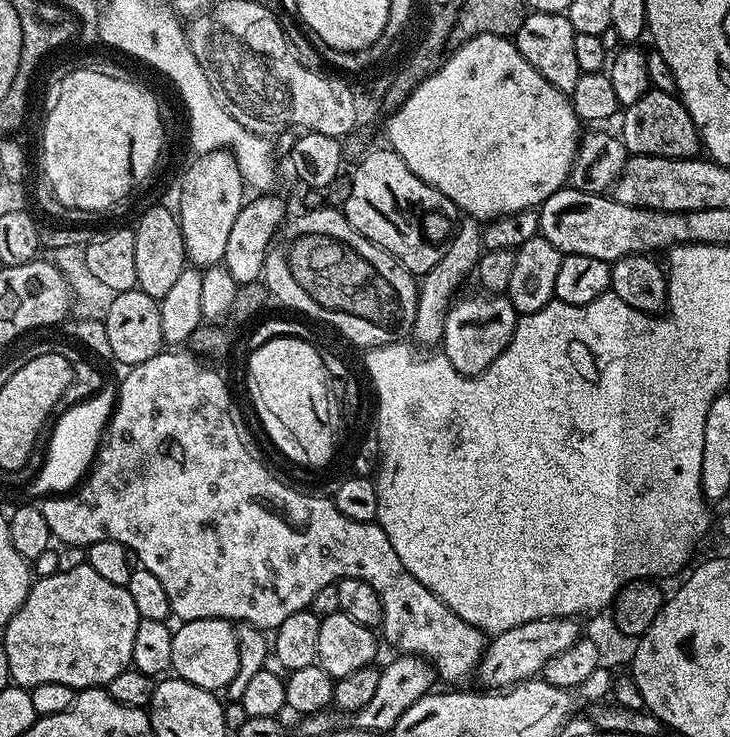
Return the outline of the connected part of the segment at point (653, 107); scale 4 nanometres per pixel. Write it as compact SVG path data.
M649 90L634 102L634 106L623 109L623 116L618 135L629 154L687 160L701 151L700 131L696 123L690 118L684 103L671 92Z

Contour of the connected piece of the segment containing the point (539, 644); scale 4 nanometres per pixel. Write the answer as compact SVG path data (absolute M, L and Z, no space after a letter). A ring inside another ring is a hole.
M551 616L538 618L534 622L522 622L522 626L514 626L514 630L495 633L487 641L484 656L480 659L478 677L484 683L481 685L488 690L503 690L539 677L550 658L570 650L570 646L581 639L580 622L570 616Z

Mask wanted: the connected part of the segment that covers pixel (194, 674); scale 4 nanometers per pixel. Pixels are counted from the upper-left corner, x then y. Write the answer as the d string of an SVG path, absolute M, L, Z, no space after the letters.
M185 620L172 634L171 671L177 677L213 694L223 693L238 674L238 638L231 620Z

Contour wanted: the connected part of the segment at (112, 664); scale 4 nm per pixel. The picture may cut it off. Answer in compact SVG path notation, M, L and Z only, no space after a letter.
M88 563L65 573L41 576L33 583L26 602L22 602L14 618L10 618L10 622L2 628L2 646L10 666L11 683L29 690L42 682L62 682L62 686L77 690L106 686L118 678L122 670L130 667L134 654L134 634L138 631L140 619L127 587L102 578L102 574L97 574Z

